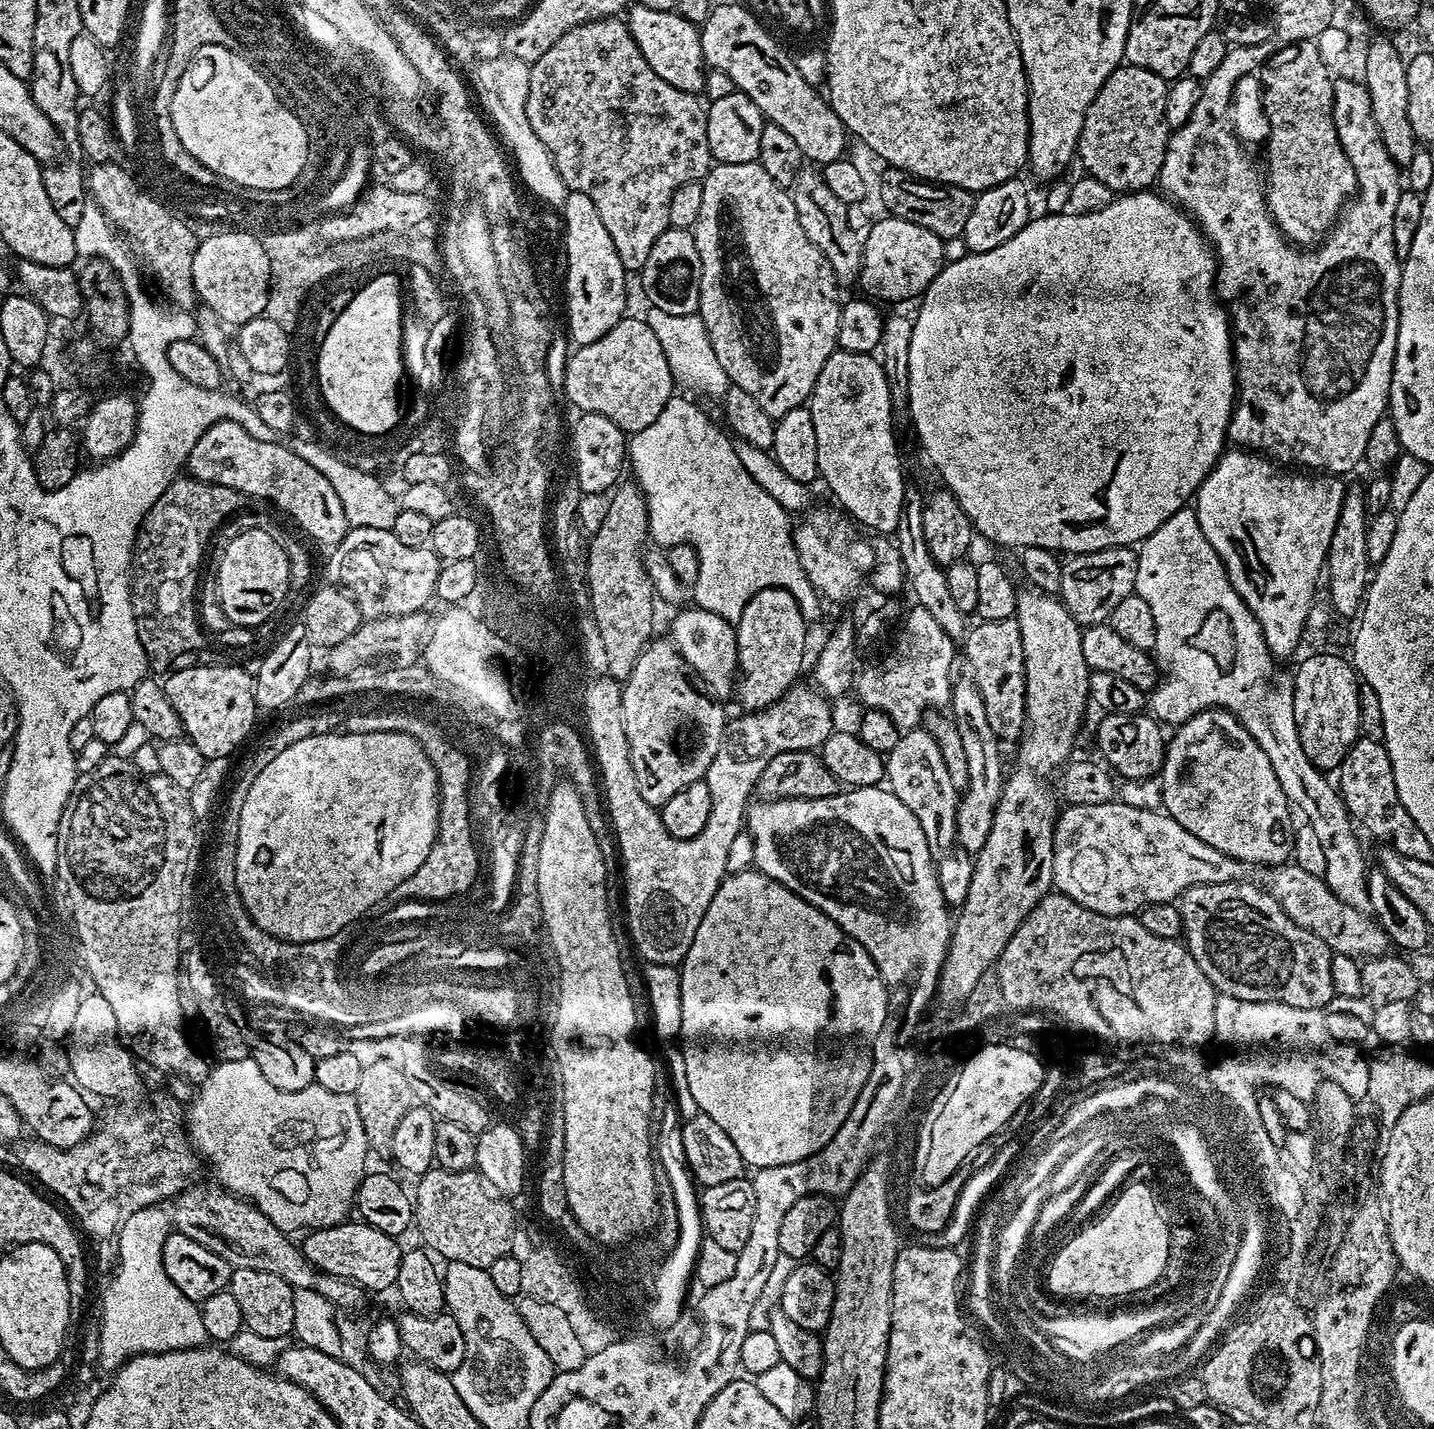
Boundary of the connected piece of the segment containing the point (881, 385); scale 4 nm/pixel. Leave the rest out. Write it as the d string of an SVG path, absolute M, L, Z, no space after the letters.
M837 350L826 358L818 382L806 405L814 418L814 438L818 438L819 479L828 483L832 496L849 512L857 525L869 528L872 534L895 533L904 505L904 472L900 469L900 452L896 449L896 432L892 429L892 395L884 368L875 355L866 352Z

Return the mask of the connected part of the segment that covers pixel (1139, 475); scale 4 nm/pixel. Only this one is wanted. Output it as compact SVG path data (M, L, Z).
M1156 190L1117 195L1109 204L1102 206L1102 210L1094 210L1090 214L1074 214L1065 211L1056 215L1041 215L1037 220L1036 217L1029 219L1027 226L1018 230L1018 234L1014 234L1014 238L1002 242L1002 246L994 246L994 250L986 250L985 252L973 252L966 258L962 258L962 262L945 263L942 271L934 278L934 282L930 282L930 286L924 291L924 295L919 301L914 322L914 334L910 338L910 390L908 391L907 415L912 416L912 424L916 427L916 436L920 439L925 454L932 459L933 466L940 471L941 478L945 480L941 481L949 492L956 495L962 510L966 510L973 529L979 535L981 532L986 539L993 540L996 544L1005 544L1006 547L1013 548L1013 550L1019 550L1026 546L1042 546L1057 554L1079 554L1081 552L1097 552L1107 548L1136 546L1147 536L1154 534L1154 530L1158 530L1158 526L1162 526L1166 522L1166 518L1178 514L1178 510L1186 507L1189 501L1195 497L1196 491L1200 489L1202 481L1210 475L1212 467L1226 451L1228 421L1232 418L1234 407L1234 368L1230 363L1230 332L1225 321L1224 324L1220 321L1222 304L1216 295L1218 261L1196 221L1183 208Z

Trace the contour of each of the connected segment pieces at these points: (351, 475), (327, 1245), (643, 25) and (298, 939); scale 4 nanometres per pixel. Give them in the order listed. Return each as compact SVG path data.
M286 434L281 437L281 444L286 446L291 453L294 453L303 461L309 462L338 493L338 498L342 501L343 509L346 510L347 520L351 527L386 529L391 531L394 518L399 512L399 505L396 504L392 495L375 473L358 470L357 467L350 466L349 463L342 462L340 458L335 458L322 444L306 442L304 438L296 434Z
M345 1222L342 1224L335 1224L329 1228L318 1228L307 1233L308 1236L302 1241L302 1249L306 1258L309 1259L313 1266L326 1271L330 1275L336 1275L338 1278L352 1280L359 1284L361 1288L372 1292L384 1292L395 1285L398 1278L398 1266L400 1265L400 1253L402 1251L401 1245L398 1246L397 1237L387 1236L382 1230L378 1230L374 1226L365 1224L363 1222Z
M638 2L627 9L626 23L646 62L650 62L658 78L666 78L666 82L670 82L670 86L678 90L686 90L693 94L703 93L706 65L702 54L700 28L697 25L682 18L675 10L650 10Z
M333 730L324 736L305 738L283 750L282 754L263 767L242 805L239 819L237 856L237 893L239 903L252 921L263 931L279 940L290 940L294 944L310 943L332 938L348 923L366 915L373 906L387 900L390 890L410 878L436 841L438 830L438 810L440 809L440 777L437 765L426 754L423 743L417 737L405 732L375 732L374 734L354 734Z

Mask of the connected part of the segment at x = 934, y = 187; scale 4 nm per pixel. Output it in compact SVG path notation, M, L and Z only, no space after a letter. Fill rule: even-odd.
M891 166L883 169L880 176L880 200L884 203L885 213L914 222L946 241L955 236L963 236L966 222L970 219L970 210L974 210L976 196L953 184L938 184L911 176L900 168Z

